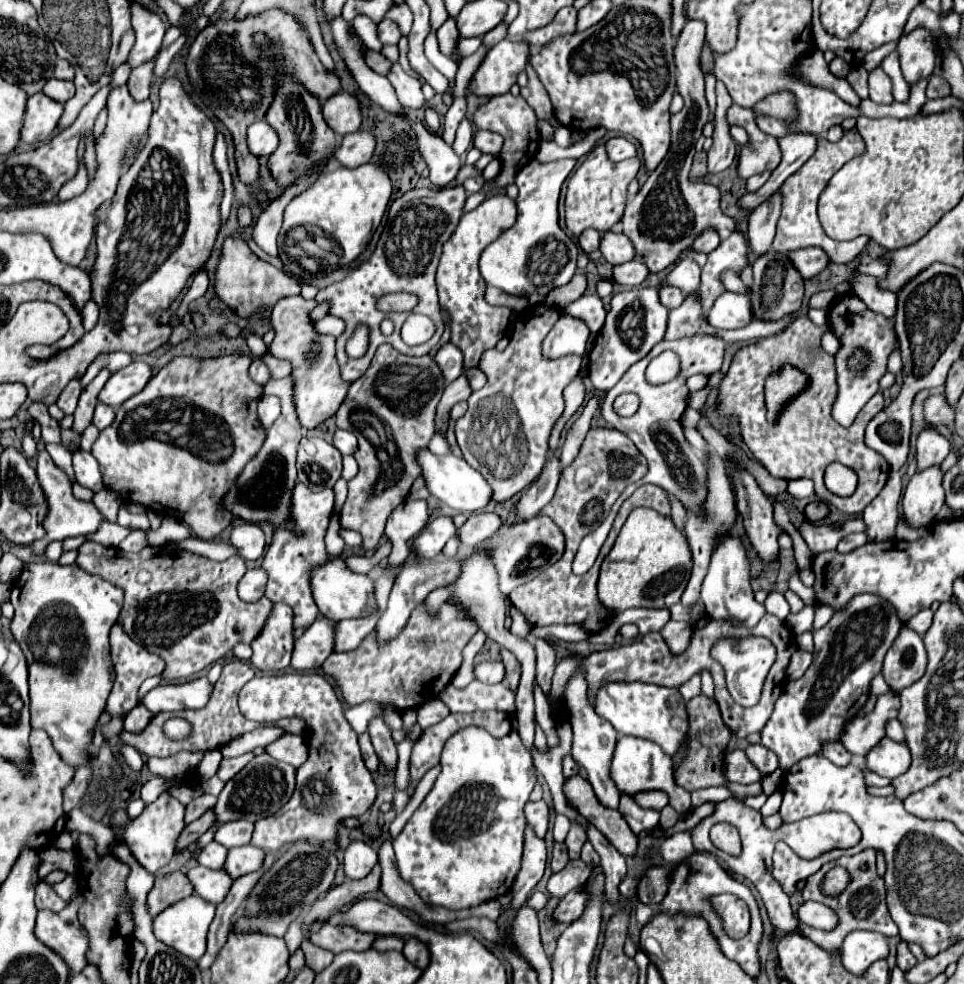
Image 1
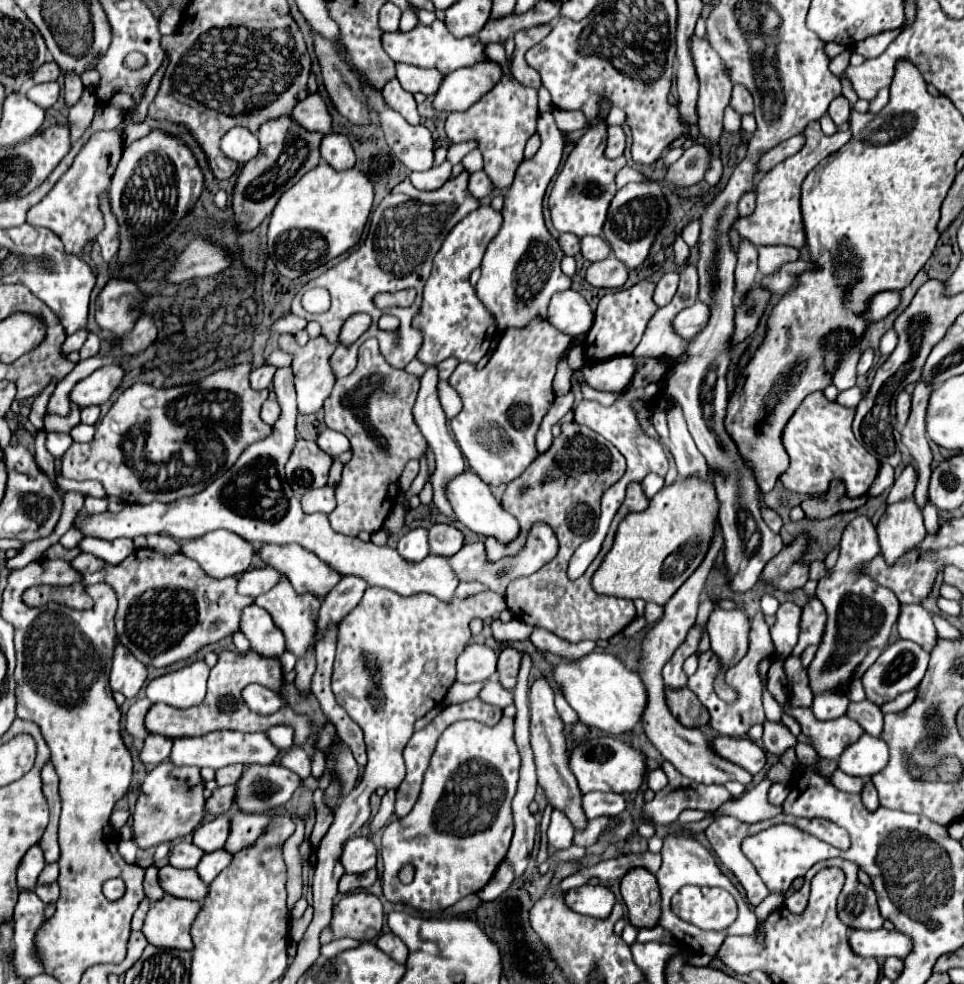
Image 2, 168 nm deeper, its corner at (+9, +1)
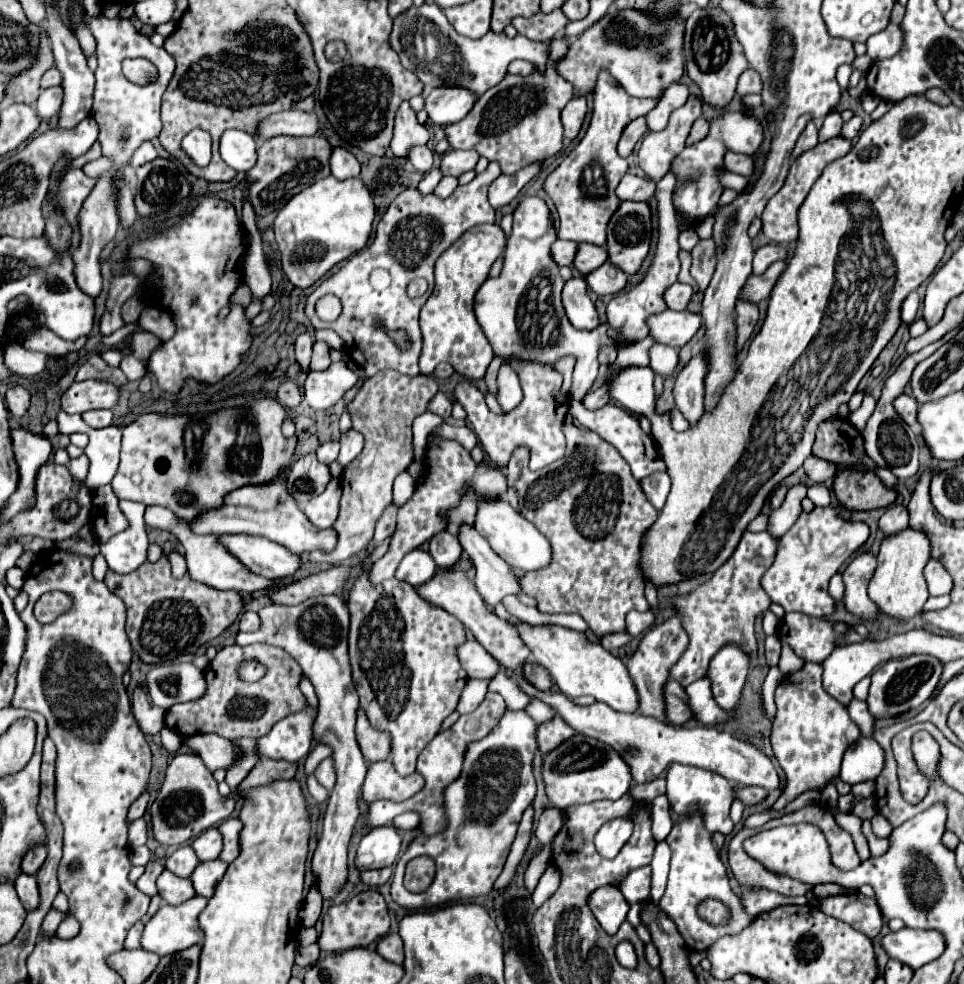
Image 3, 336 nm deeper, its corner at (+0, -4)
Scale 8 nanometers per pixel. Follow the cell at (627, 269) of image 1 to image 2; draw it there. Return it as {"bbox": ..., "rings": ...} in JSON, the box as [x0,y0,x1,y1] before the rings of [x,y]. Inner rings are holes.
{"bbox":[586,255,628,289],"rings":[[[614,255],[608,259],[596,261],[586,269],[586,281],[600,289],[620,289],[628,279],[628,269],[624,263],[618,263]]]}

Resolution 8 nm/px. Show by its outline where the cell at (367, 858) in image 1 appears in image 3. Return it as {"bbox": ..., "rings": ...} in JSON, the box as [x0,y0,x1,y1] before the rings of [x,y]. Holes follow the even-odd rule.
{"bbox":[355,826,401,872],"rings":[[[393,826],[373,828],[361,840],[355,856],[355,866],[359,872],[387,868],[395,862],[401,848],[401,838]]]}

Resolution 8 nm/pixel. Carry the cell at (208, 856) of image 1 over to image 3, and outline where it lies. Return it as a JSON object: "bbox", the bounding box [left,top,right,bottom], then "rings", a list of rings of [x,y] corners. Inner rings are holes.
{"bbox":[165,846,199,878],"rings":[[[179,846],[165,858],[165,868],[181,878],[189,878],[191,872],[197,868],[197,864],[199,858],[195,856],[195,850],[191,846]]]}

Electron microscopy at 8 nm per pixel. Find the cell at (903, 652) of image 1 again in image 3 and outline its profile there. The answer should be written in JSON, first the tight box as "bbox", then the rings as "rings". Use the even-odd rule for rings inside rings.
{"bbox":[869,656,943,718],"rings":[[[907,656],[887,660],[877,672],[871,674],[871,688],[869,688],[869,710],[875,718],[893,718],[911,708],[919,708],[933,692],[939,682],[943,664],[935,656]]]}

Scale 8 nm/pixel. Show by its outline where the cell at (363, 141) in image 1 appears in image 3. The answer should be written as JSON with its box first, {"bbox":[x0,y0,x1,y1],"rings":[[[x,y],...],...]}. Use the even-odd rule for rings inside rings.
{"bbox":[331,148,359,180],"rings":[[[333,148],[333,154],[331,154],[331,174],[339,180],[347,180],[347,178],[353,178],[353,176],[359,176],[359,162],[357,158],[345,150],[345,148]]]}

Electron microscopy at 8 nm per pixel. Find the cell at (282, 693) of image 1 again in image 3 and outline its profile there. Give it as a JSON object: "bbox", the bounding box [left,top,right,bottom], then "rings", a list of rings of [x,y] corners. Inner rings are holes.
{"bbox":[219,818,241,862],"rings":[[[227,818],[219,824],[219,830],[223,834],[223,852],[221,860],[231,862],[235,856],[239,856],[239,832],[241,832],[241,820],[239,818]]]}

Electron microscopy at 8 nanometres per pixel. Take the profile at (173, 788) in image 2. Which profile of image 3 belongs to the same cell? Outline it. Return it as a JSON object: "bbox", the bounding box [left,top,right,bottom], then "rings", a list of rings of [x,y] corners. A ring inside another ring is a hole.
{"bbox":[151,754,235,846],"rings":[[[177,754],[167,766],[165,782],[159,788],[155,802],[151,804],[153,836],[163,846],[181,846],[189,838],[193,840],[207,828],[223,822],[235,808],[235,800],[223,800],[217,792],[217,780],[213,772],[205,768],[197,754]]]}

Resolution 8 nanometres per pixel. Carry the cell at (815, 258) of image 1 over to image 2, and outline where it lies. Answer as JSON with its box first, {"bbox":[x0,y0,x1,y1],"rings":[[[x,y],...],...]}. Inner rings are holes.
{"bbox":[758,245,798,275],"rings":[[[772,245],[772,247],[758,247],[758,271],[764,275],[766,271],[774,271],[774,267],[782,267],[790,259],[798,259],[798,249]]]}

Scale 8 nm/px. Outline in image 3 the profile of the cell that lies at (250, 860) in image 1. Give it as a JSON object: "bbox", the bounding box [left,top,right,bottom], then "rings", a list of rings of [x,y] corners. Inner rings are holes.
{"bbox":[191,860,227,898],"rings":[[[209,860],[209,862],[201,862],[195,872],[191,874],[195,892],[199,896],[209,898],[215,892],[215,884],[219,884],[219,880],[223,878],[223,874],[227,872],[227,864],[223,860]]]}

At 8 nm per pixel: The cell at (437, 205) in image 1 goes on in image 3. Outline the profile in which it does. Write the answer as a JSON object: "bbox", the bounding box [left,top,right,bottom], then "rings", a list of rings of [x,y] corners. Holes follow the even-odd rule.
{"bbox":[305,162,501,376],"rings":[[[491,162],[487,166],[487,170],[483,174],[477,174],[467,186],[457,186],[455,192],[449,198],[437,198],[435,194],[427,194],[423,196],[417,188],[407,188],[403,190],[387,208],[387,212],[383,214],[381,222],[377,224],[377,232],[375,232],[375,240],[371,246],[367,246],[365,250],[357,252],[355,256],[351,256],[347,260],[347,264],[343,268],[339,268],[335,274],[331,274],[329,278],[325,278],[309,296],[305,302],[305,314],[311,320],[311,324],[315,328],[331,328],[335,330],[343,342],[345,342],[345,350],[349,354],[349,358],[367,374],[373,376],[379,370],[397,370],[401,374],[407,376],[417,376],[419,374],[419,356],[423,350],[423,336],[419,330],[419,310],[425,304],[425,300],[431,296],[431,284],[433,284],[433,266],[437,262],[437,258],[469,228],[477,226],[477,224],[485,224],[485,222],[495,222],[495,210],[491,208],[491,204],[487,202],[487,188],[489,184],[501,174],[501,168],[497,162]],[[415,278],[425,278],[429,282],[429,290],[413,300],[407,296],[407,284]],[[323,294],[335,294],[341,304],[343,304],[343,312],[335,322],[321,322],[315,314],[315,302],[317,298],[321,298]],[[395,328],[407,328],[409,338],[413,342],[411,350],[401,352],[397,350],[397,346],[393,344],[393,340],[387,336],[387,330],[395,330]]]}

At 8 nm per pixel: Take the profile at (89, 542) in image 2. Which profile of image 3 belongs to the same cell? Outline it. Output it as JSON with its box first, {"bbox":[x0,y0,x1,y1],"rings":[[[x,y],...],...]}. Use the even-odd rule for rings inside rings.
{"bbox":[101,500,149,574],"rings":[[[119,500],[119,508],[125,514],[129,526],[119,536],[107,540],[107,544],[101,544],[101,556],[105,556],[111,570],[129,574],[147,560],[149,540],[143,522],[145,506],[131,500]]]}

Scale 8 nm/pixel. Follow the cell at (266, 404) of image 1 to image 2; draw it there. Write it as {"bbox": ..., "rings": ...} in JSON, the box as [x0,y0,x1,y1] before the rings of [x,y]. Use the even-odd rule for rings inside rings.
{"bbox":[262,397,280,425],"rings":[[[270,397],[262,407],[262,419],[272,425],[278,421],[278,417],[280,417],[280,405],[278,401],[274,401],[274,397]]]}

